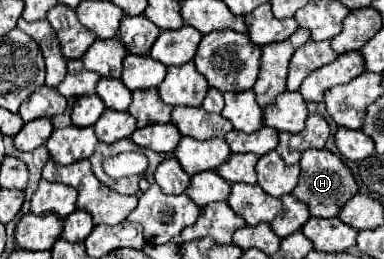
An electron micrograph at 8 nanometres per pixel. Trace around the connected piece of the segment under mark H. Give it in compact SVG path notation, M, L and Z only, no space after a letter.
M306 149L300 159L300 169L302 169L300 181L292 195L308 205L312 217L320 219L336 217L342 211L342 207L358 193L358 183L348 165L328 149Z

